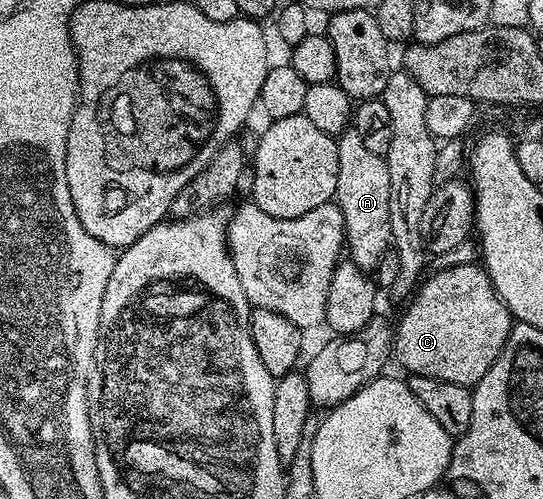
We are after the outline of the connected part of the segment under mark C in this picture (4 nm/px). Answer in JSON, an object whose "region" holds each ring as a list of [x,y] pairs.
{"region":[[[467,262],[430,274],[407,303],[408,311],[401,316],[400,323],[395,323],[395,361],[397,358],[409,375],[421,374],[475,387],[502,352],[514,319],[492,287],[483,265]]]}

